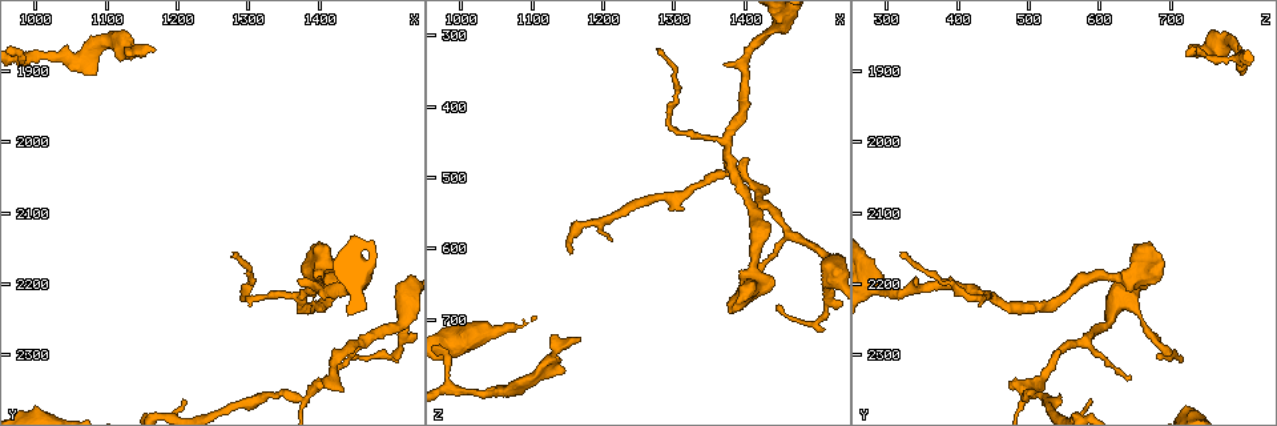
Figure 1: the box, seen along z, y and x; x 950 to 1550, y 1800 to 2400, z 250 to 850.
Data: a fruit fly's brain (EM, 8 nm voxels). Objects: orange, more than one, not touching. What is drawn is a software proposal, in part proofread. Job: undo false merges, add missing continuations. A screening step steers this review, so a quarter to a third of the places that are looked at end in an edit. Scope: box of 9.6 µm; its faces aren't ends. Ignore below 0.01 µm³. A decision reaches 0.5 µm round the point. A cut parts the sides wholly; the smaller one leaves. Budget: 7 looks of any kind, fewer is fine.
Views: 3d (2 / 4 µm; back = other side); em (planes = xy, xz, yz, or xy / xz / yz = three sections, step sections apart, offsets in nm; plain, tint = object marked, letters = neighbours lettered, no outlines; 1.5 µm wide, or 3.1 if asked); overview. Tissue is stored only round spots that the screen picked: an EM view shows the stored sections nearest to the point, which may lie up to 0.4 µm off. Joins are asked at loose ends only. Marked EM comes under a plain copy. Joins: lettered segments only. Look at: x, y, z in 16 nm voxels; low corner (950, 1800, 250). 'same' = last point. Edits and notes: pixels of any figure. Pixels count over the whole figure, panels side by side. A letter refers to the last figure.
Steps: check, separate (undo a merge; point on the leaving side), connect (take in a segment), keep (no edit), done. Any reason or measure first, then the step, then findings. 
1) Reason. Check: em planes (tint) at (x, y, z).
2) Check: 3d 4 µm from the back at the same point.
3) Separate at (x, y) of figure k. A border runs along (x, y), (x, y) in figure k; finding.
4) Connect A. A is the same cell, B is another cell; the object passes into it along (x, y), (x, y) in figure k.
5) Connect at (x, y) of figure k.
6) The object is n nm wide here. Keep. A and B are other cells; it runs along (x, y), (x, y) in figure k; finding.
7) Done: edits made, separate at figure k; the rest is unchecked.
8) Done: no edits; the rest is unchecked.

Branch stops here. Check: em planes (letters) at (1165, 1870, 725).

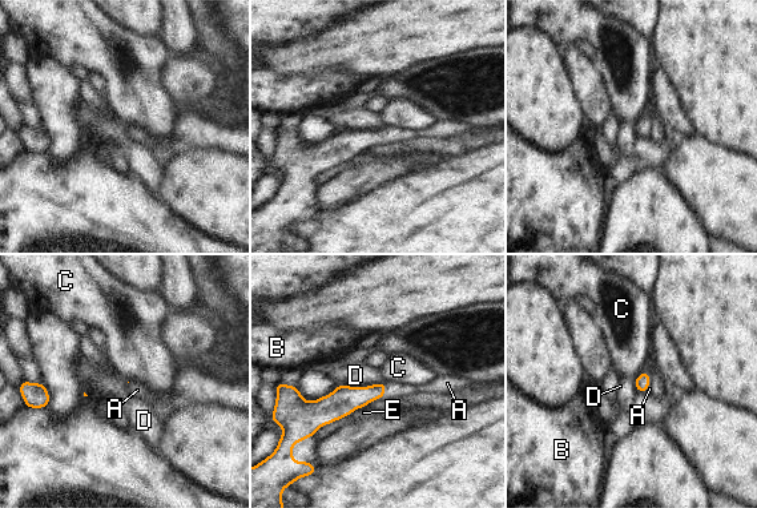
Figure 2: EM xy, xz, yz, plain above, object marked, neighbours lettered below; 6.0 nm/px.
Connect A. A is the same cell, B, C, D and E are other cells; it goes on there.

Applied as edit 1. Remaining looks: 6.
Sharp bend. Check: em yz step 8 (tint) at (1510, 2295, 695).

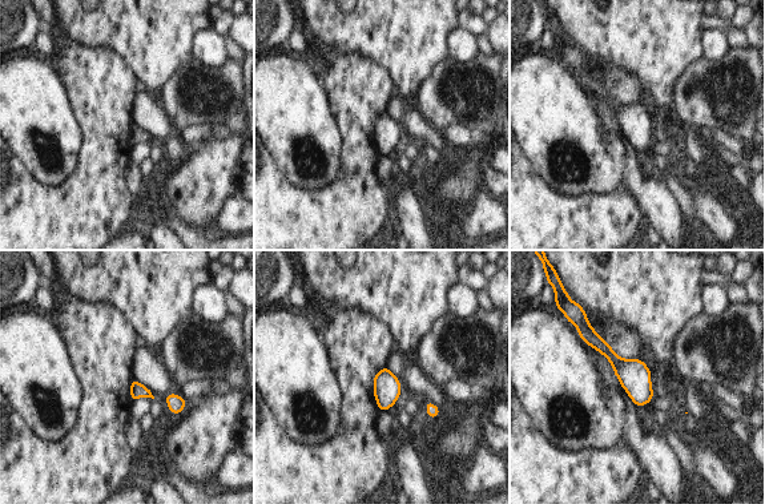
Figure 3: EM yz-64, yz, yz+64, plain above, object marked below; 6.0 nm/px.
Check: em planes (tint) at the same point.

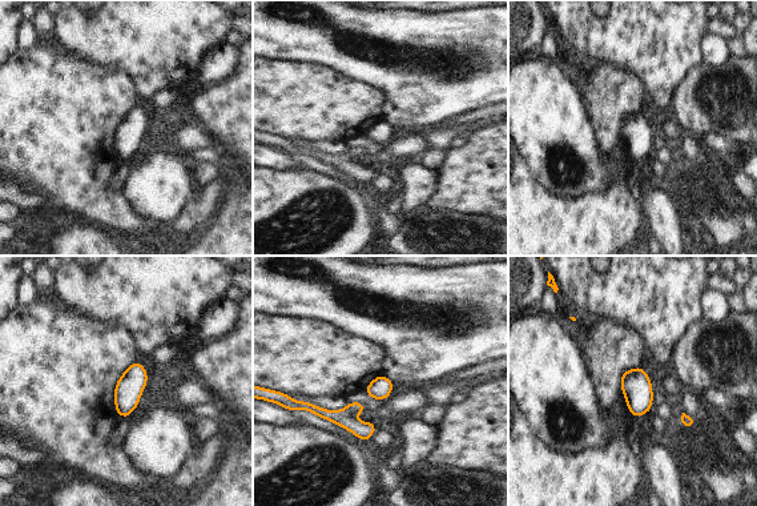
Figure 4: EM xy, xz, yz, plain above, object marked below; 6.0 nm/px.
Check: em planes (letters) at the same point.

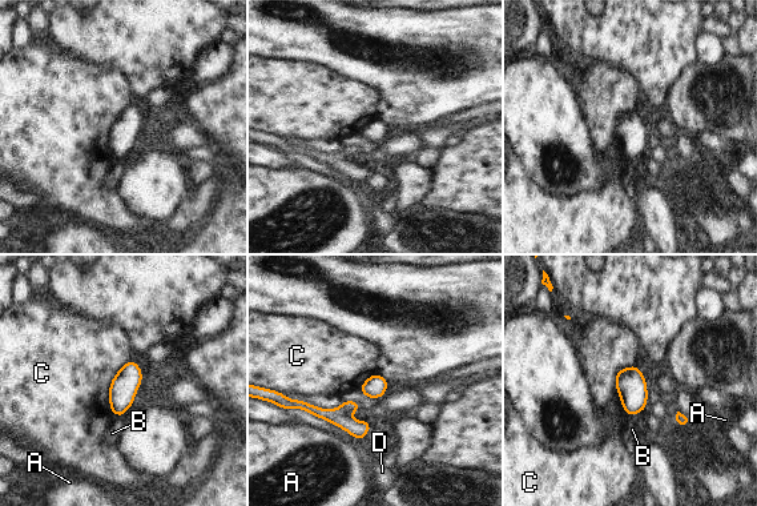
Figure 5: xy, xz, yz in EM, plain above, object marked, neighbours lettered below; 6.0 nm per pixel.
Keep. A, B, C and D are other cells; a border runs along (131, 358), (109, 385), (112, 413) in figure 5; all the same neuron.

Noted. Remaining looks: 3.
A fork. Check: 3d 2 µm at (1460, 2285, 575).

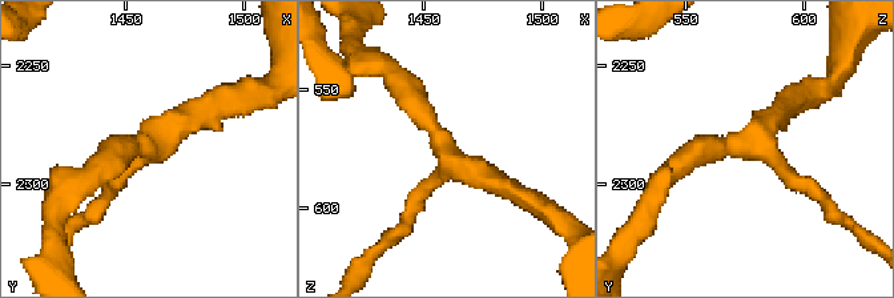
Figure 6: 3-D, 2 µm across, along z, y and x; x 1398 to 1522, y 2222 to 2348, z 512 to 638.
Need the tissue. Check: em 3.1 µm planes (tint) at (1460, 2282, 578).

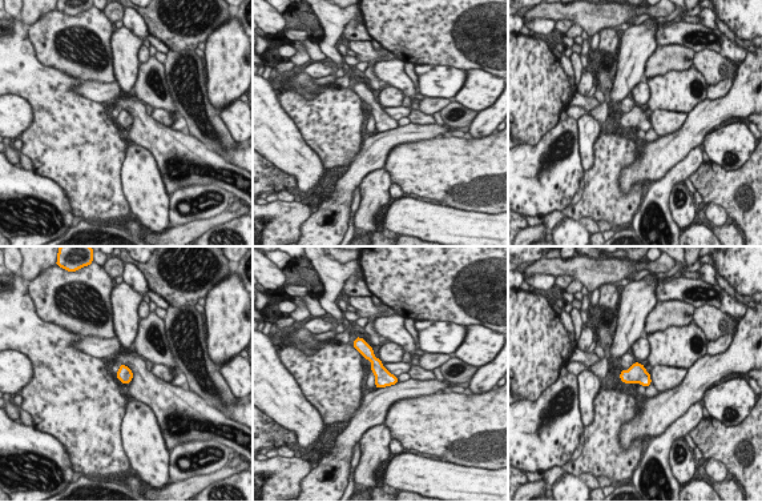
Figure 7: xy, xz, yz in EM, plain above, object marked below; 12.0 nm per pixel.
See the neighbours. Check: em 3.1 µm planes (letters) at the same point.

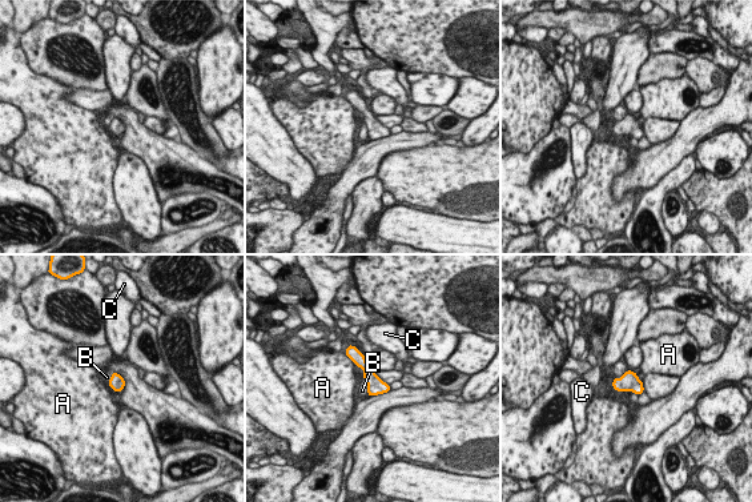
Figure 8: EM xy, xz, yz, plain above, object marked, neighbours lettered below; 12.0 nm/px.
Keep. A, B and C are other cells; a border runs along (364, 380), (368, 393) in figure 8; one neuron here.

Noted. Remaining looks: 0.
Done: edits made, connect at figure 2; the rest is unchecked.

